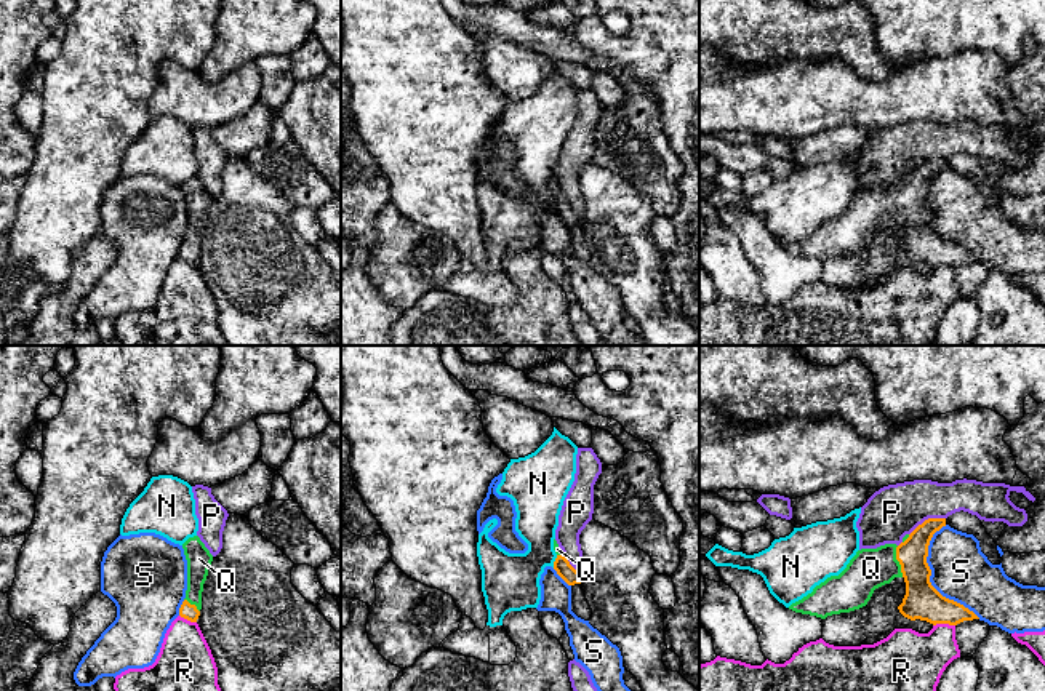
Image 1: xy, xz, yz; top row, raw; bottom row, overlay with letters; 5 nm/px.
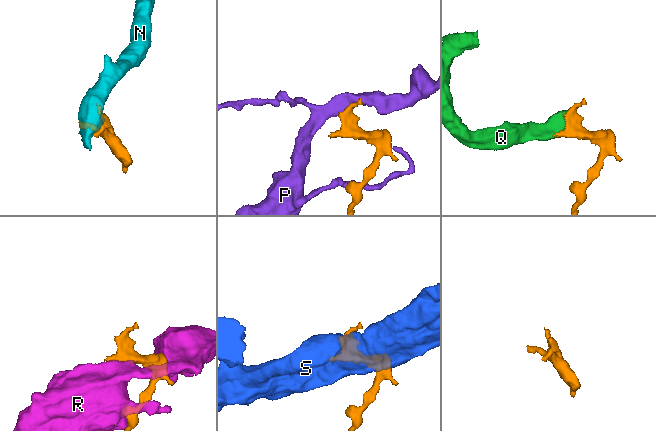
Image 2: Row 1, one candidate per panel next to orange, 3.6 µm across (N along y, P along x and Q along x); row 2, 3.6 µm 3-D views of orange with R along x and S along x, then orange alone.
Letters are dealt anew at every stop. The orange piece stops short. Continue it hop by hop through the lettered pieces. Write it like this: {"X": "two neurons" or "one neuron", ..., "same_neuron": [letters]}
{"N": "two neurons", "P": "two neurons", "Q": "one neuron", "R": "two neurons", "S": "two neurons", "same_neuron": ["Q"]}

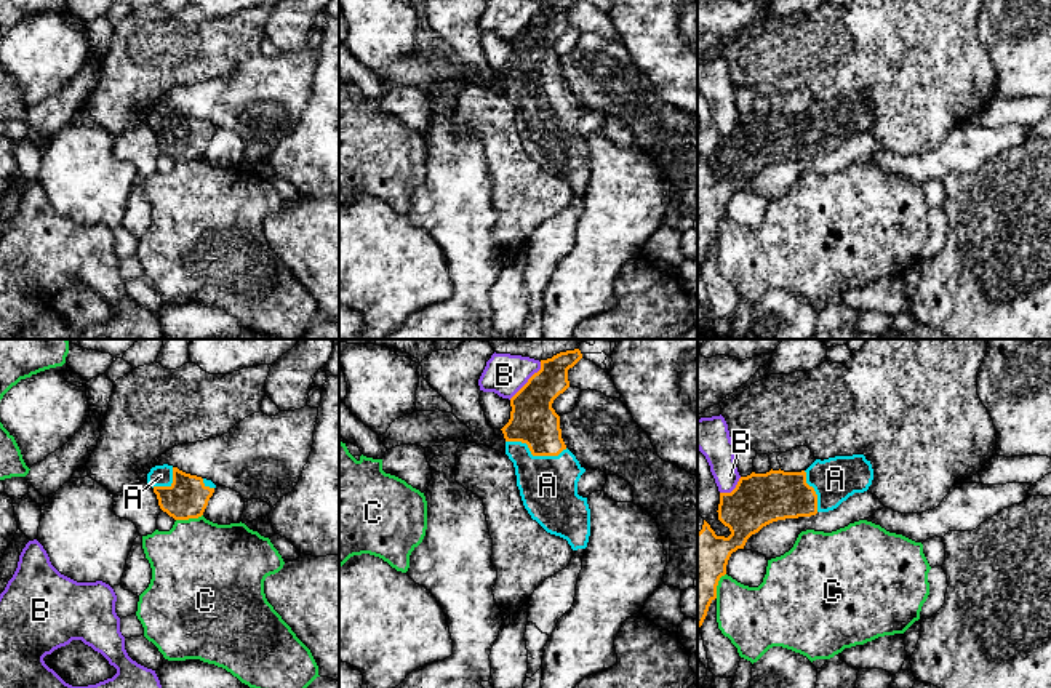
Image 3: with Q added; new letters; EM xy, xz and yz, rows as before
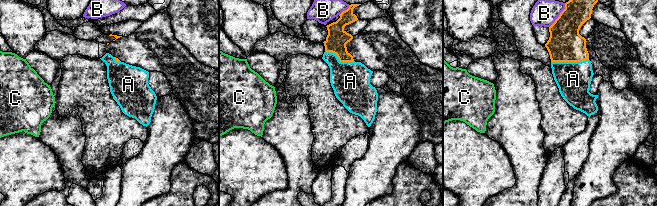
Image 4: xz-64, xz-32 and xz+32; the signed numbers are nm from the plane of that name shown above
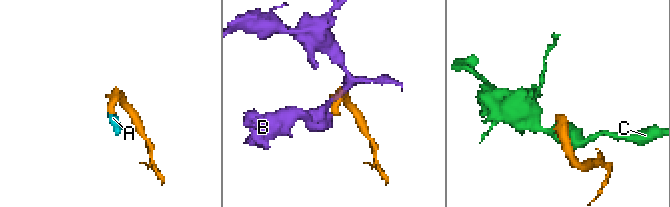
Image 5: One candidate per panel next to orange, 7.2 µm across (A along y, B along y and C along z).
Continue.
{"A": "one neuron", "B": "two neurons", "C": "two neurons", "same_neuron": ["A"]}

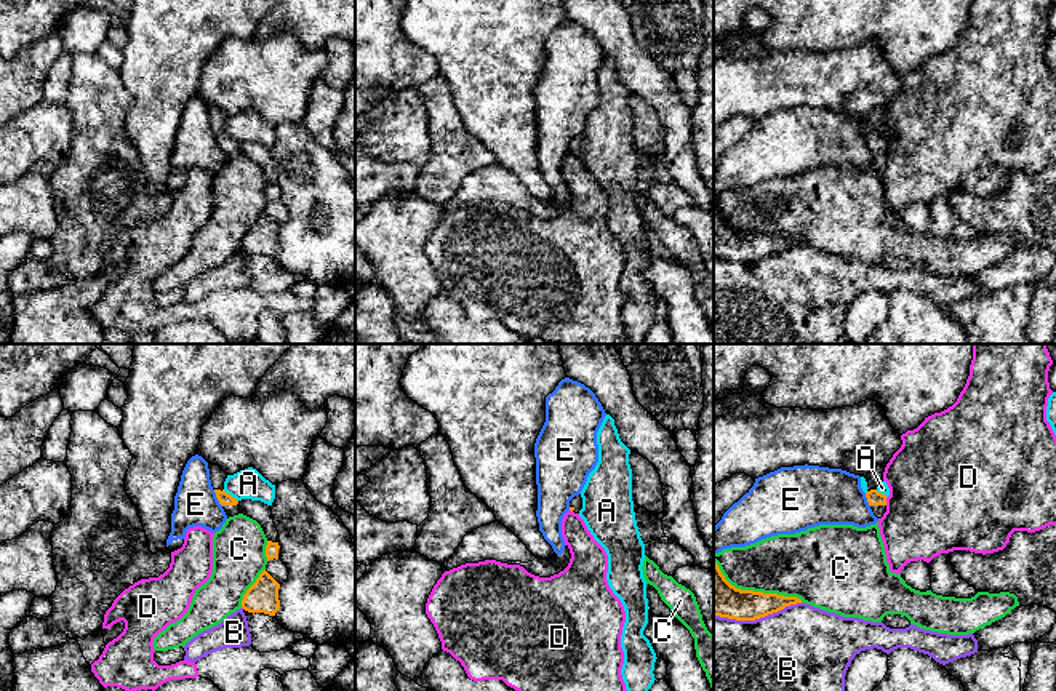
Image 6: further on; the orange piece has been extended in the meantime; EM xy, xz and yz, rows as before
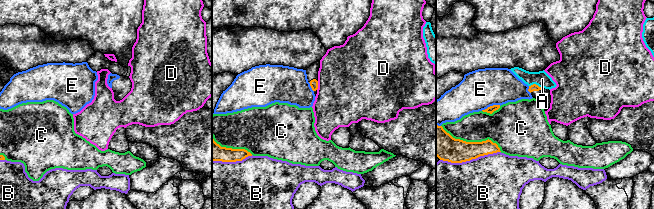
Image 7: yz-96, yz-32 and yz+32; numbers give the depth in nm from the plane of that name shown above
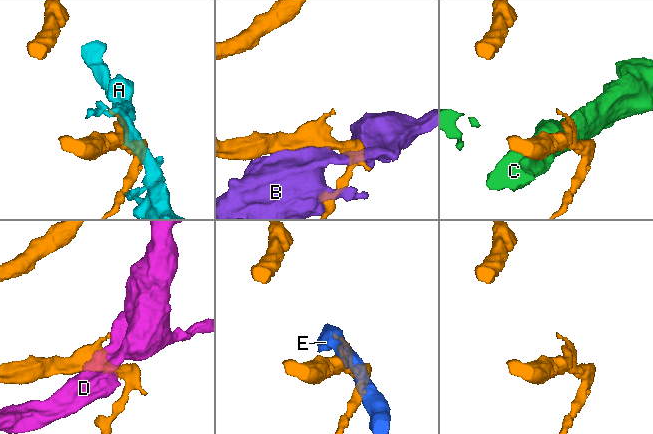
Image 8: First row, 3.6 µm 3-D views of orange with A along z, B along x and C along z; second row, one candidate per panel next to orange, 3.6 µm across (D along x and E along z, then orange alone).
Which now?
{"A": "two neurons", "B": "two neurons", "C": "two neurons", "D": "two neurons", "E": "two neurons", "same_neuron": []}

